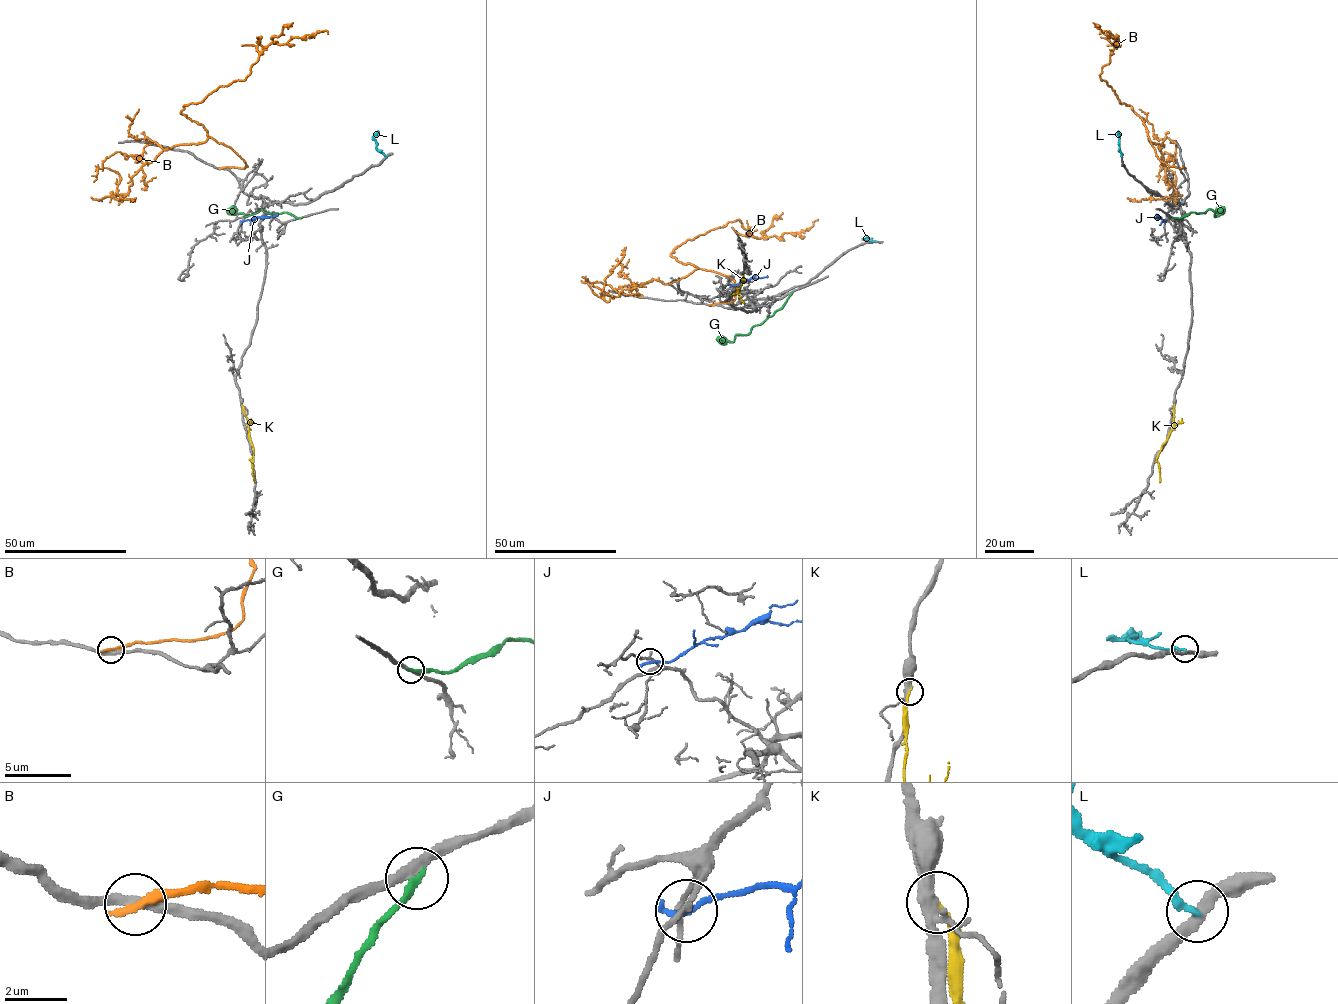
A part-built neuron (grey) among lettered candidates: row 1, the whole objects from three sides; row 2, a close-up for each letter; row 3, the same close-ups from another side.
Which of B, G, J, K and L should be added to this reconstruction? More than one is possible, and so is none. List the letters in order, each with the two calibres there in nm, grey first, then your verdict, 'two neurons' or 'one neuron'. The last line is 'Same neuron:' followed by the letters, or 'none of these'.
B: 300/300 nm | two neurons
G: 260/240 nm | two neurons
J: 180/240 nm | two neurons
K: 320/200 nm | two neurons
L: 320/240 nm | two neurons
Same neuron: none of these

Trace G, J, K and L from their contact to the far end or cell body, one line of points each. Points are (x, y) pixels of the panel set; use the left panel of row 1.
G: (302, 218), (262, 209), (246, 216), (227, 208)
J: (242, 221), (277, 214)
K: (242, 405), (253, 447), (251, 462), (255, 482)
L: (386, 156), (376, 147), (373, 137), (378, 130)

